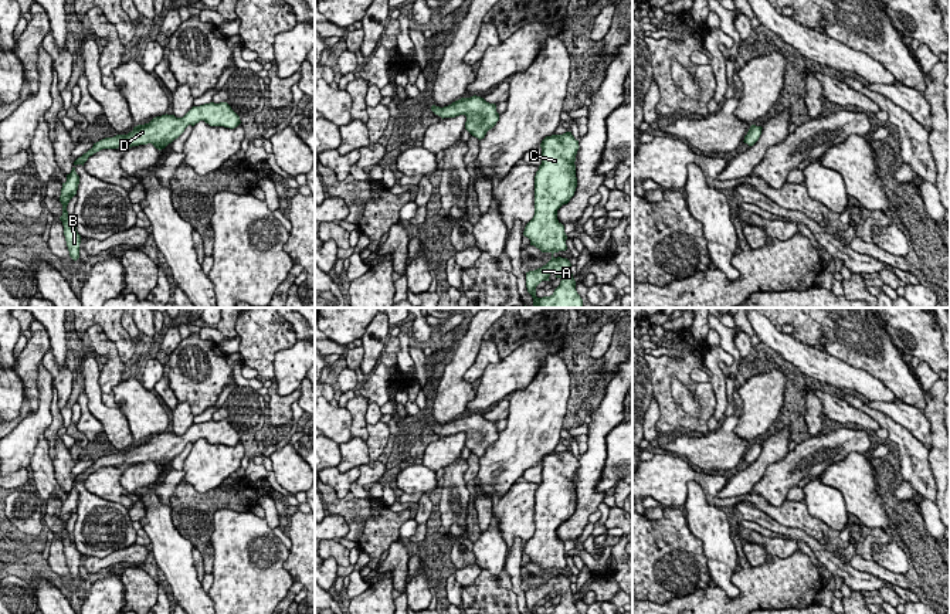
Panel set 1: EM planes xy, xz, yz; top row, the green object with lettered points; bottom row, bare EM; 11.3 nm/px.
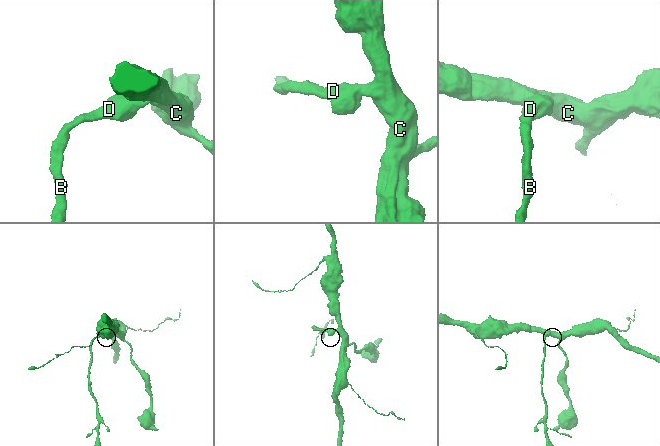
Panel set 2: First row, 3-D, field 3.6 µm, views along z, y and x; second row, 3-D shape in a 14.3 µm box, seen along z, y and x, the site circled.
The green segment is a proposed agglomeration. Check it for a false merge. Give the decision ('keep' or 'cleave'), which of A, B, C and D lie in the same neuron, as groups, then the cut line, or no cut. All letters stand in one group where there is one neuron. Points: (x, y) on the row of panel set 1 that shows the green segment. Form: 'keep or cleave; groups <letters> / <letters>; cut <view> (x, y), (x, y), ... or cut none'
keep; groups A B C D; cut none

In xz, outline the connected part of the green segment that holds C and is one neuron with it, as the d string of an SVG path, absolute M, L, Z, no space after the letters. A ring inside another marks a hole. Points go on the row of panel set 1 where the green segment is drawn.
M571 132L546 136L542 143L542 164L535 176L535 216L526 224L523 235L542 252L550 252L552 259L535 271L526 272L526 288L533 298L533 308L583 308L583 299L576 291L576 281L567 258L553 254L566 251L567 235L557 220L557 210L570 201L577 187L576 155L579 140ZM554 272L560 285L550 296L537 298L536 286L550 281Z

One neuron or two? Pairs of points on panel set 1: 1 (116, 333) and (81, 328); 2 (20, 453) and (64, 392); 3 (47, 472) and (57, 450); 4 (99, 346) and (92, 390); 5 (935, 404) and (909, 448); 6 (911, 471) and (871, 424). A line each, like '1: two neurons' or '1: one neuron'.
1: one neuron
2: two neurons
3: two neurons
4: two neurons
5: two neurons
6: two neurons

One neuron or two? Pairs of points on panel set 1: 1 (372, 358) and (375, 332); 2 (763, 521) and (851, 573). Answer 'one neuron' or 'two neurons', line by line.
1: one neuron
2: one neuron

